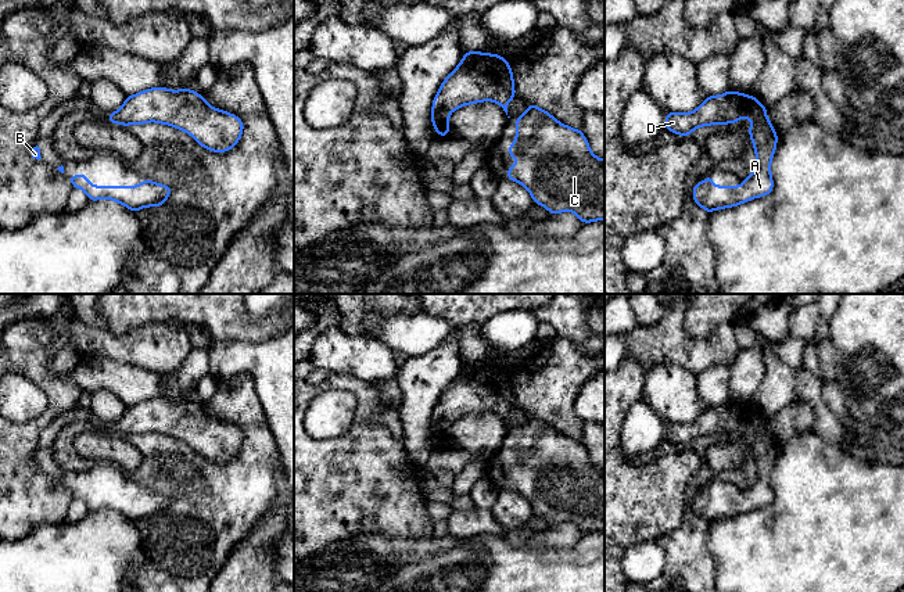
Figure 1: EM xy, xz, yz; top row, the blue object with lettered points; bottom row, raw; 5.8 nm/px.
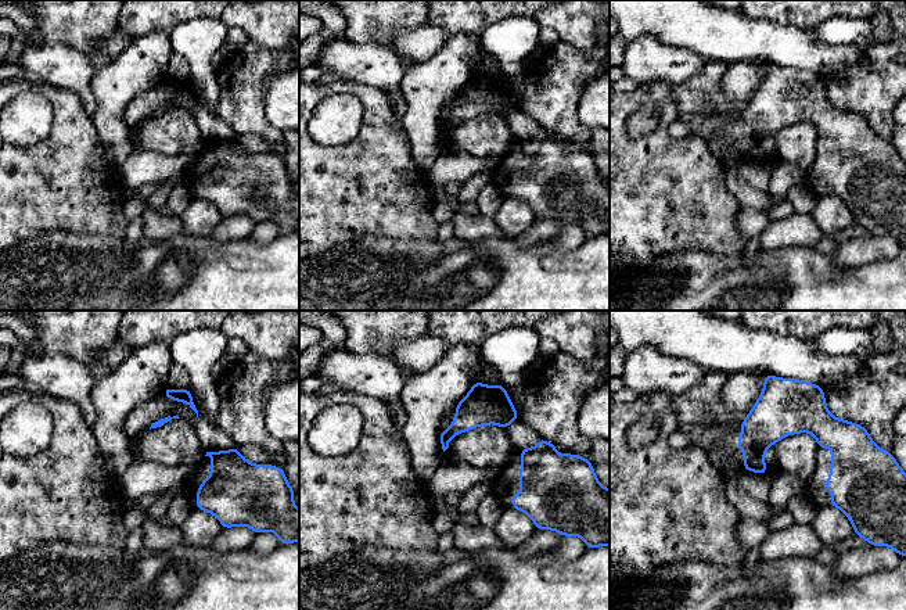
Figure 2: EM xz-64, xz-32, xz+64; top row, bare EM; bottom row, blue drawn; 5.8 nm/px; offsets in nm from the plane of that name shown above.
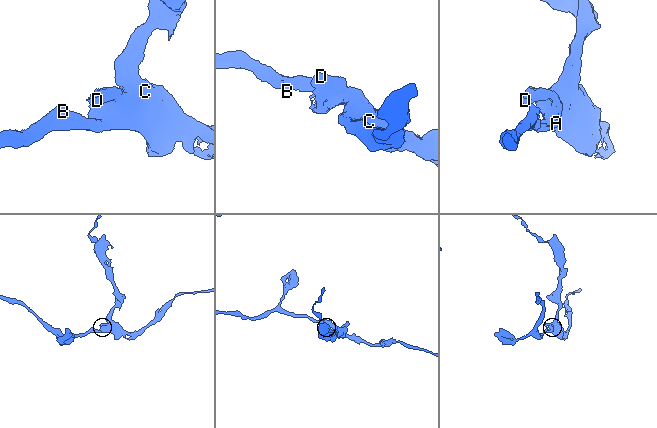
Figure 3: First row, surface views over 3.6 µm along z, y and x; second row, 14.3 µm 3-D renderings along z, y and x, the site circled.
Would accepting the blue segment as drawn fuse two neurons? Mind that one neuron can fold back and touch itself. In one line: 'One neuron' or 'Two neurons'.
One neuron

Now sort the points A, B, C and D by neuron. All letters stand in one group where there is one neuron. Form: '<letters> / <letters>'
A B C D

